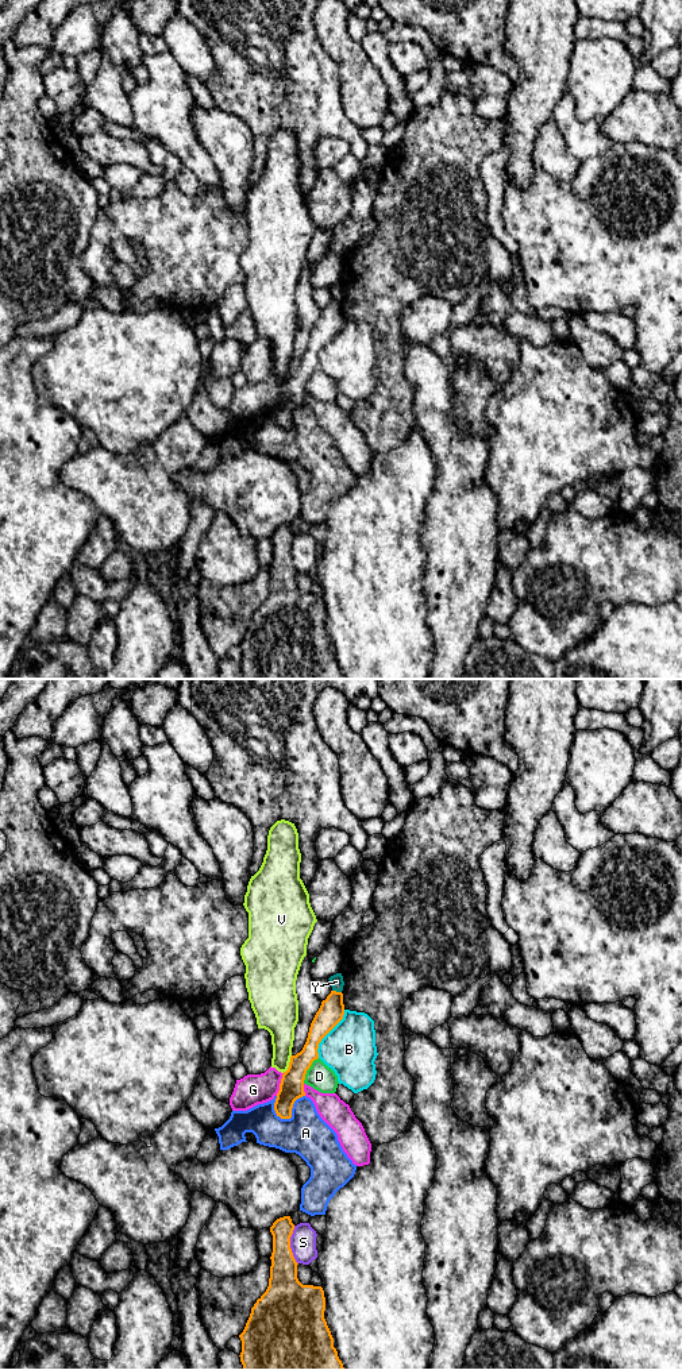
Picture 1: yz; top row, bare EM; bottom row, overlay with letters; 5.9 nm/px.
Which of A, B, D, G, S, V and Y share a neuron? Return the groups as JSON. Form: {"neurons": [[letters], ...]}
{"neurons": [["A"], ["B"], ["D"], ["G"], ["S"], ["V"], ["Y"]]}

